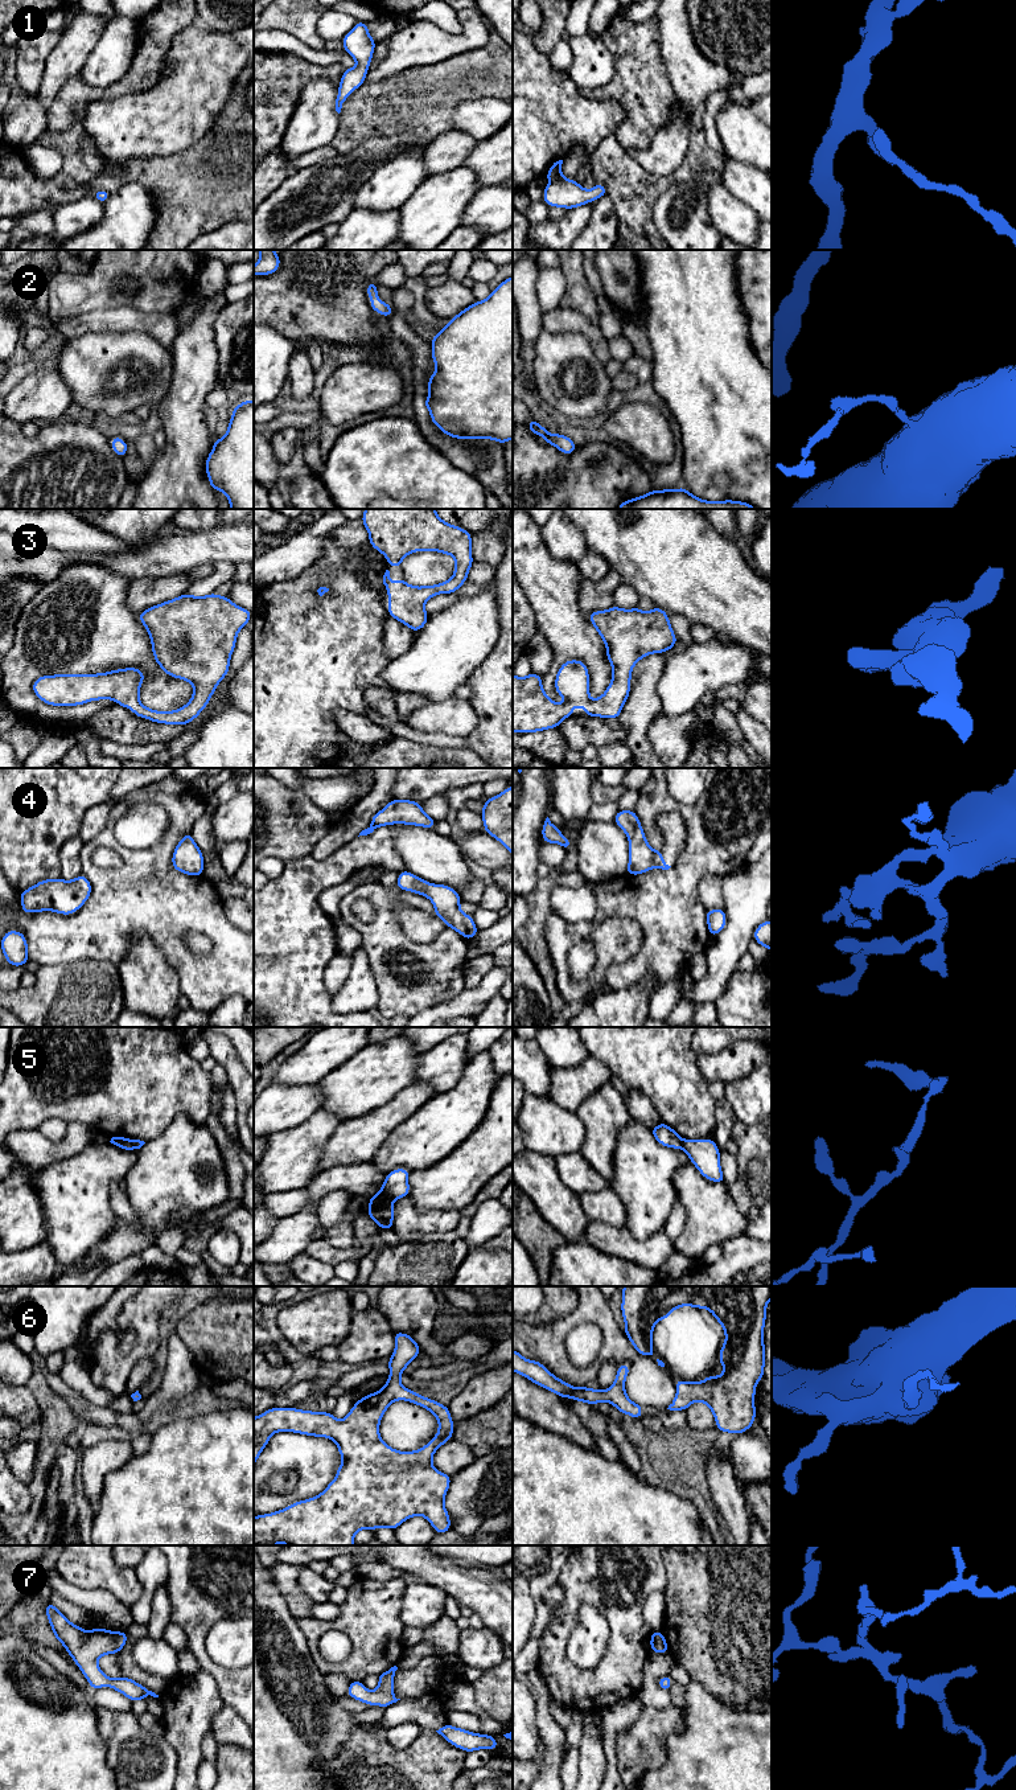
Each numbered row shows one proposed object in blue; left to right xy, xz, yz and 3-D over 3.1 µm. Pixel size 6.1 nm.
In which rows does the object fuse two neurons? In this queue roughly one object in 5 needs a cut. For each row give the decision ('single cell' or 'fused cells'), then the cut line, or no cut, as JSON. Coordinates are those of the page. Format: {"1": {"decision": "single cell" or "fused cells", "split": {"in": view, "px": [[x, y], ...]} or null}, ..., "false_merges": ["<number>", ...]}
{"1": {"decision": "single cell", "split": null}, "2": {"decision": "single cell", "split": null}, "3": {"decision": "single cell", "split": null}, "4": {"decision": "single cell", "split": null}, "5": {"decision": "fused cells", "split": {"in": "xz", "px": [[381, 1191], [394, 1198]]}}, "6": {"decision": "single cell", "split": null}, "7": {"decision": "single cell", "split": null}, "false_merges": ["5"]}

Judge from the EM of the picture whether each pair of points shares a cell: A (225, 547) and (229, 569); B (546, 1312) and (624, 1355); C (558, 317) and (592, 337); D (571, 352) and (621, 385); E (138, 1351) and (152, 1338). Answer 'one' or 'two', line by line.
A: two
B: two
C: one
D: two
E: one

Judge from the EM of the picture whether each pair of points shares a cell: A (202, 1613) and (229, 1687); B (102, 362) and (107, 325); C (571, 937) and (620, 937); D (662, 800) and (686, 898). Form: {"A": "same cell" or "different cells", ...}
{"A": "same cell", "B": "different cells", "C": "same cell", "D": "same cell"}

